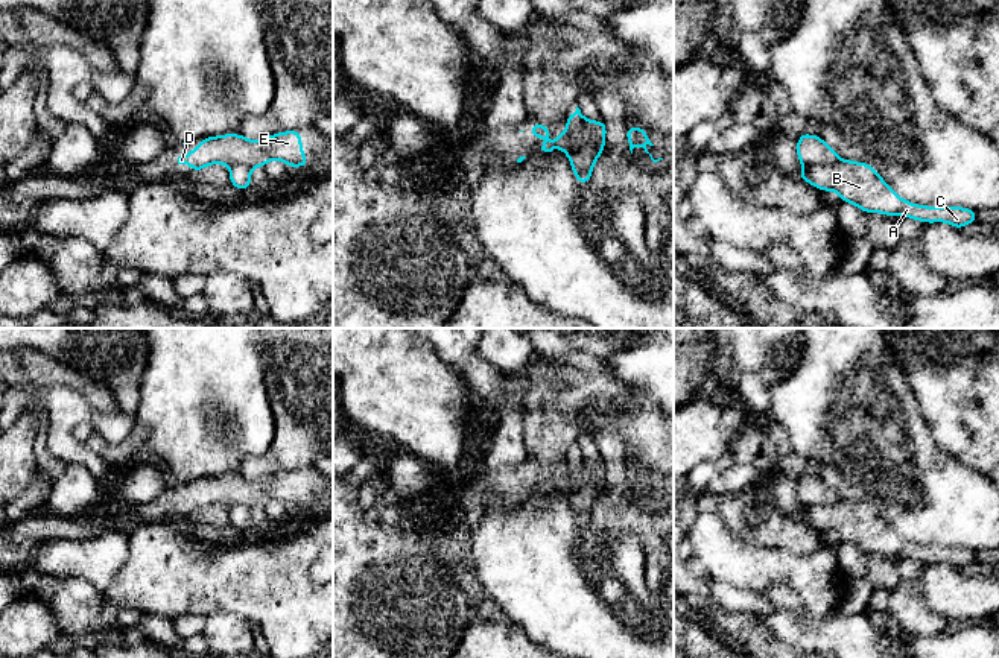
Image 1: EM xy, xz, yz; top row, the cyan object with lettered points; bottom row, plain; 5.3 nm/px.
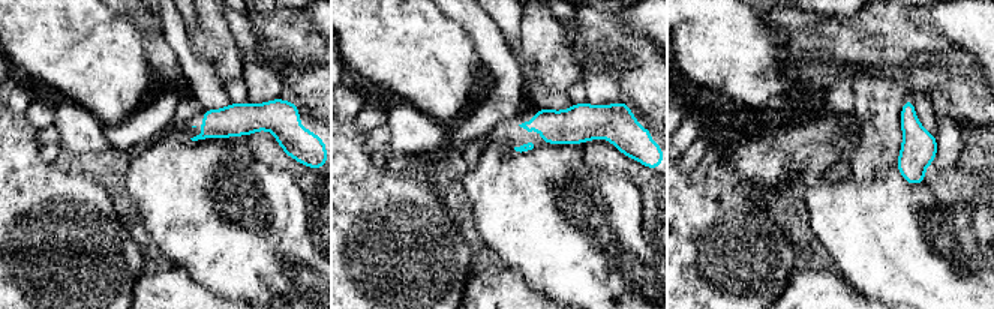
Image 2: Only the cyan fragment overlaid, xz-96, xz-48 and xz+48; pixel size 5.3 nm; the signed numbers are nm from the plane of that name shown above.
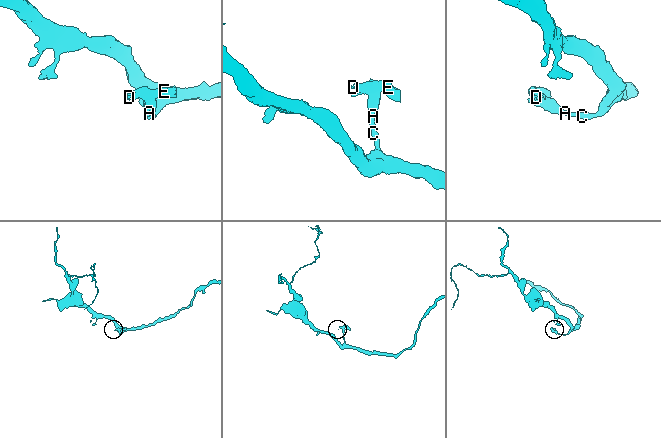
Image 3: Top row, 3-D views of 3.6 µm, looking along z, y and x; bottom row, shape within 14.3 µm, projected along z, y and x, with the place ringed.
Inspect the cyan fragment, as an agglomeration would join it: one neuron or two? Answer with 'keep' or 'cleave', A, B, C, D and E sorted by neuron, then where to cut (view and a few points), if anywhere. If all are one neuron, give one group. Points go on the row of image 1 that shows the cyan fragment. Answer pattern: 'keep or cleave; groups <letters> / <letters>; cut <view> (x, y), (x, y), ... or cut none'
cleave; groups A B C / D E; cut xz (581, 117), (584, 140), (602, 149)

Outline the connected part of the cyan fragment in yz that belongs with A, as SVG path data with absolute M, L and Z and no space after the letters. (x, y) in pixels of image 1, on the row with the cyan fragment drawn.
M838 158L832 164L803 166L798 179L820 191L836 191L842 202L856 205L865 214L899 214L926 223L946 222L958 229L976 222L978 211L972 208L928 207L902 199L867 163Z

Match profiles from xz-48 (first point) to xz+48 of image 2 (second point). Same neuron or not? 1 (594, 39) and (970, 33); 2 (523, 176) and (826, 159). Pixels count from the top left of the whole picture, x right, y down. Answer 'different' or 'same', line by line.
1: different
2: different

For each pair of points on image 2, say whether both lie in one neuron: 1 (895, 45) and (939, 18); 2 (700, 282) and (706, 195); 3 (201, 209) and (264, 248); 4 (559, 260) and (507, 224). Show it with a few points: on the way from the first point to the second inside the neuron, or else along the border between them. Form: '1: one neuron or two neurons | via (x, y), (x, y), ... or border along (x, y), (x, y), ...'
1: two neurons | border along (909, 15), (916, 26), (940, 35), (954, 45)
2: one neuron | via (700, 261), (706, 255), (706, 216)
3: one neuron | via (216, 222), (228, 230), (237, 230), (249, 242)
4: one neuron | via (546, 246), (520, 224)

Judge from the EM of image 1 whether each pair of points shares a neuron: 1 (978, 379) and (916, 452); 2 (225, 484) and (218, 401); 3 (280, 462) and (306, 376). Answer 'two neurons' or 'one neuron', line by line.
1: two neurons
2: two neurons
3: one neuron

